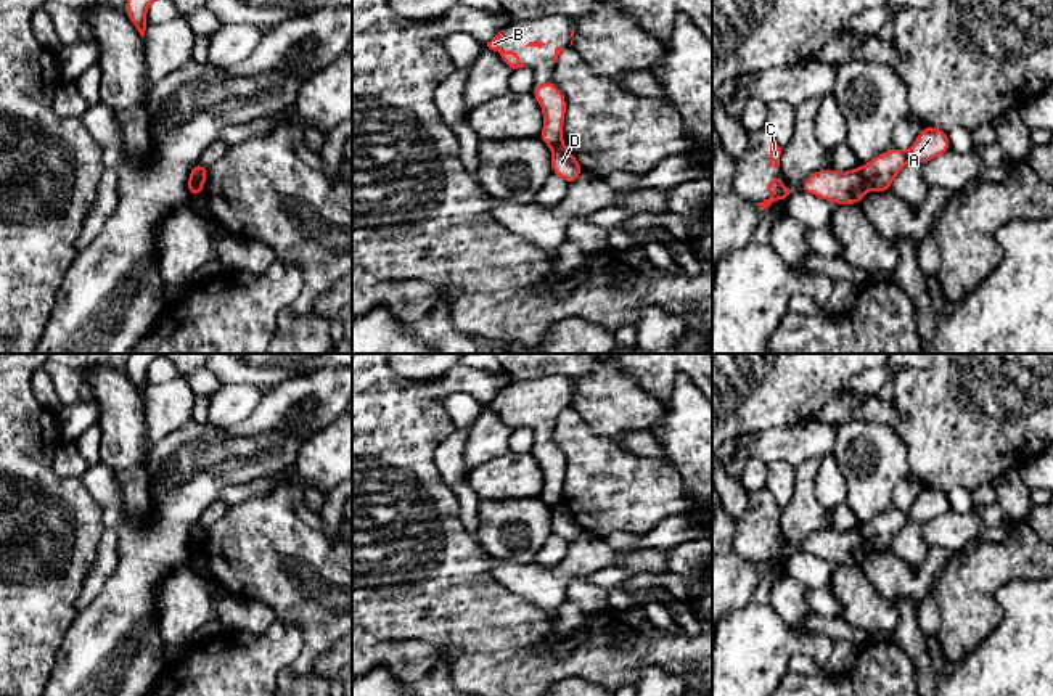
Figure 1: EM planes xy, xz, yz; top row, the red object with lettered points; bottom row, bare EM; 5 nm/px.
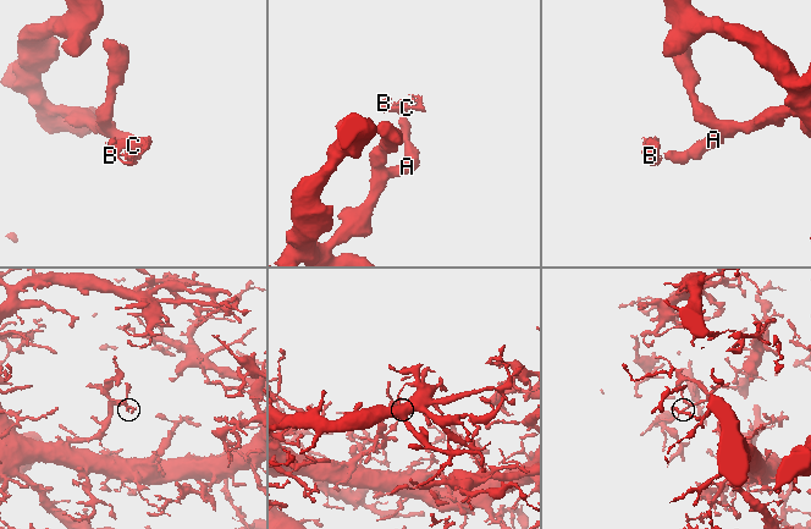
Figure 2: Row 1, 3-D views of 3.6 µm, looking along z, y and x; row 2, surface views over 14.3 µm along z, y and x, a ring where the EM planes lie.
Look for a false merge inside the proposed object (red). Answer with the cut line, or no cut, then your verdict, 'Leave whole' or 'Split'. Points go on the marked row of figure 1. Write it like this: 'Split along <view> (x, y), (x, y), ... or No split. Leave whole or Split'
Split along yz (857, 167), (862, 182), (868, 188). Split

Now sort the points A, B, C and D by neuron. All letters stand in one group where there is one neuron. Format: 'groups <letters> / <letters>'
groups A D / B C

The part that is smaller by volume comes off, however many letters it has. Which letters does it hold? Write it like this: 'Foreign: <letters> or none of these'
Foreign: B, C

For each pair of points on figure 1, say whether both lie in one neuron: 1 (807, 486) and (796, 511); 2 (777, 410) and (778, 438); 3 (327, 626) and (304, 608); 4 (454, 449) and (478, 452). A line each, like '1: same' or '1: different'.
1: same
2: different
3: same
4: different

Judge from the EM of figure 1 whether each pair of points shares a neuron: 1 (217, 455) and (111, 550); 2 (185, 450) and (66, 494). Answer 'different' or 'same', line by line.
1: different
2: different

